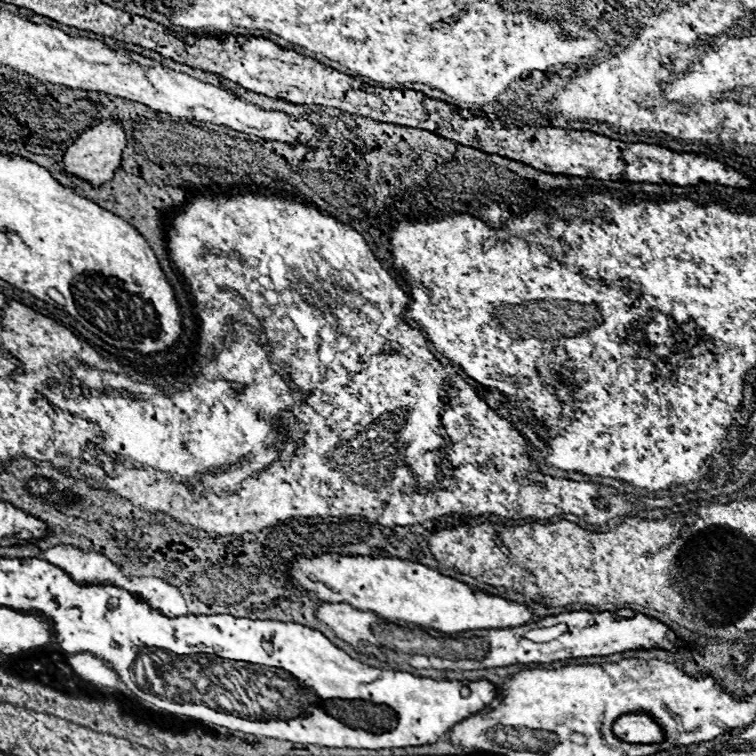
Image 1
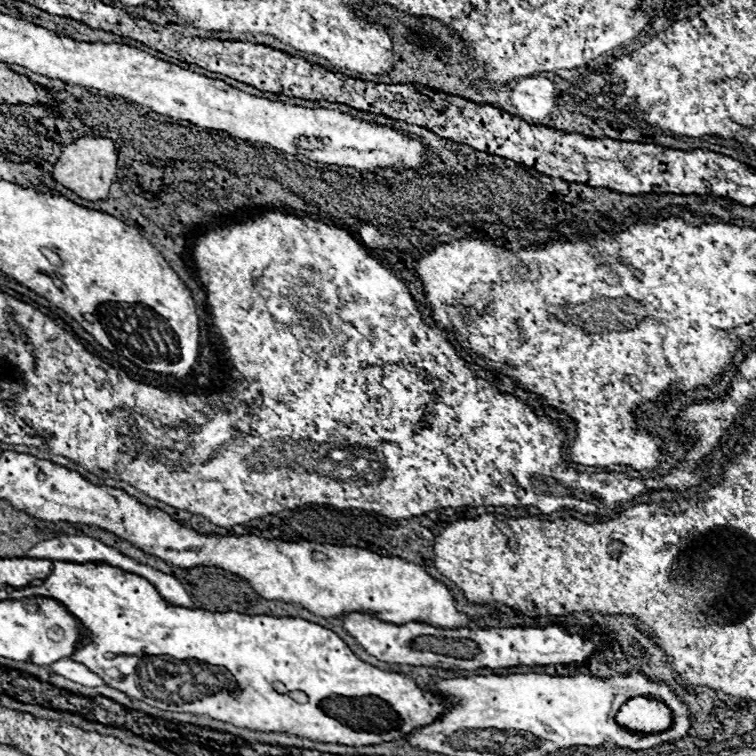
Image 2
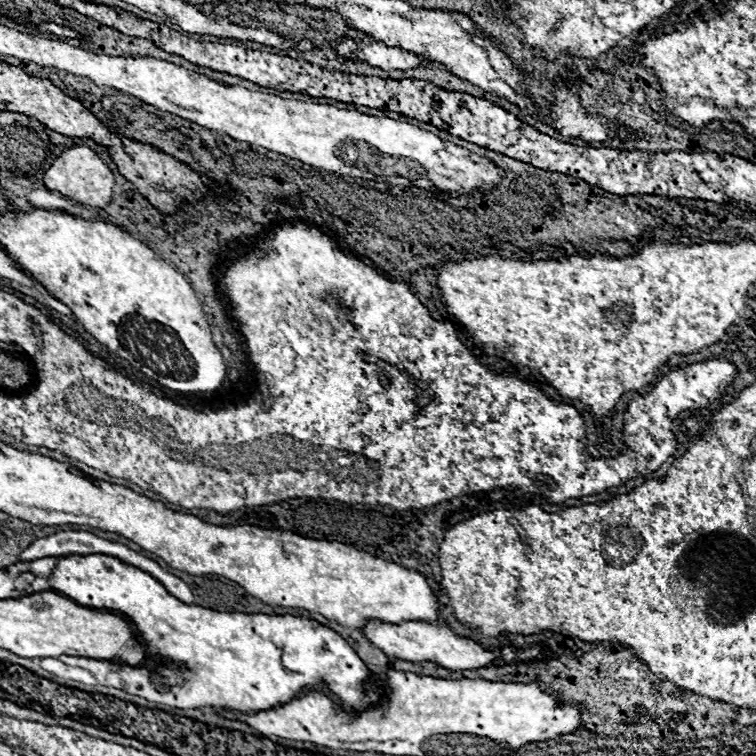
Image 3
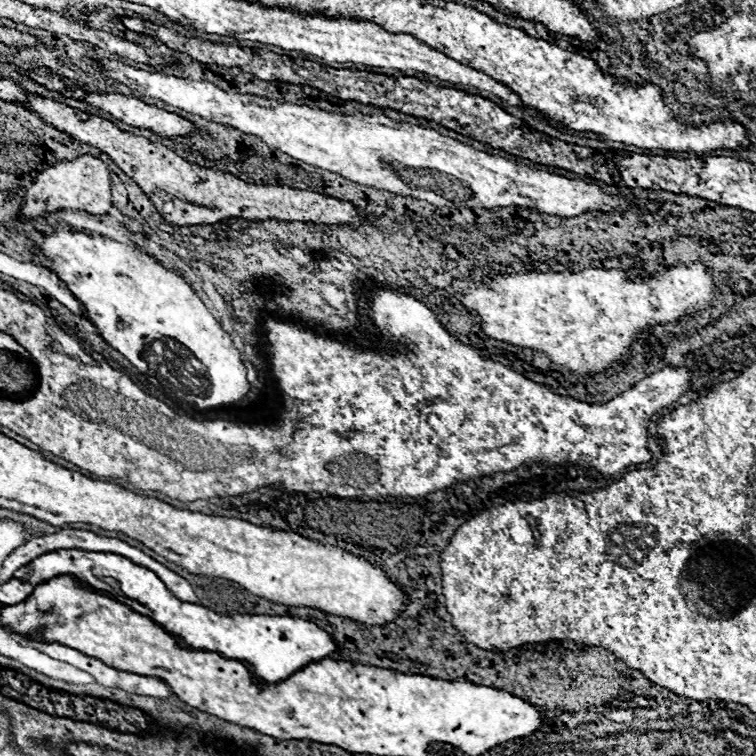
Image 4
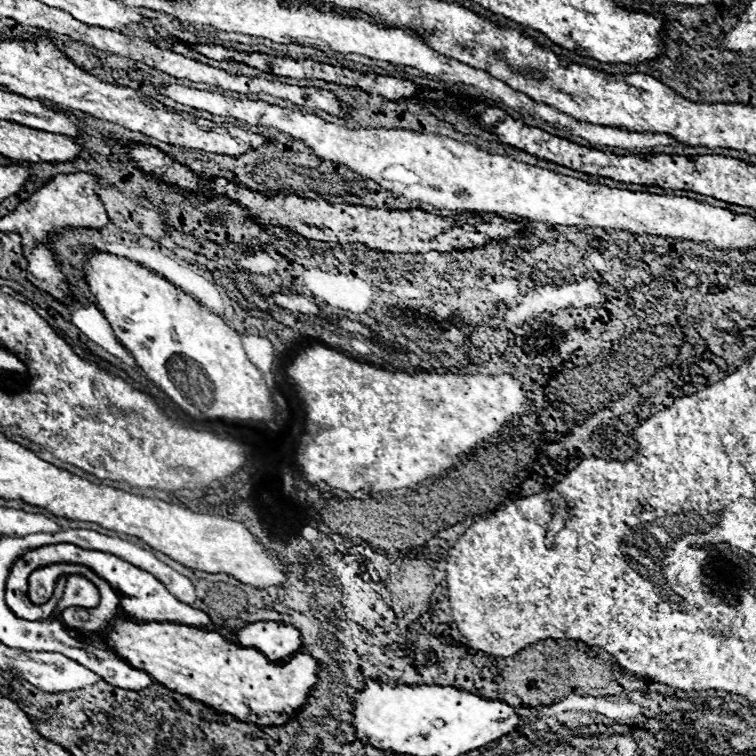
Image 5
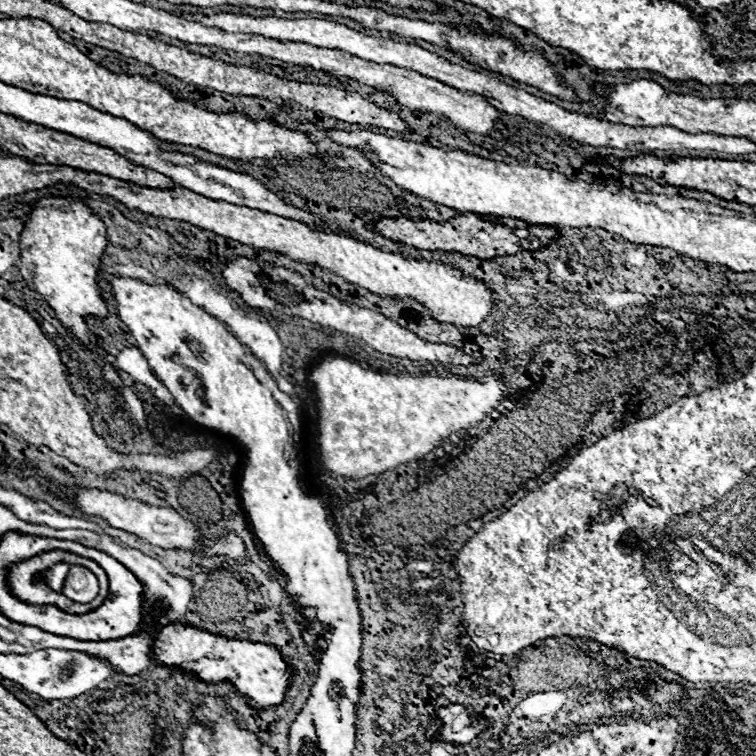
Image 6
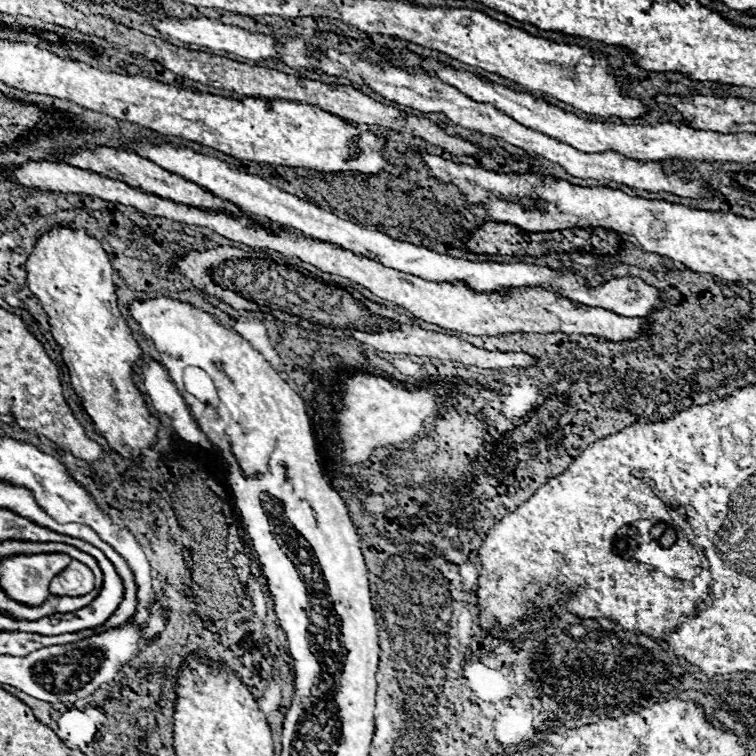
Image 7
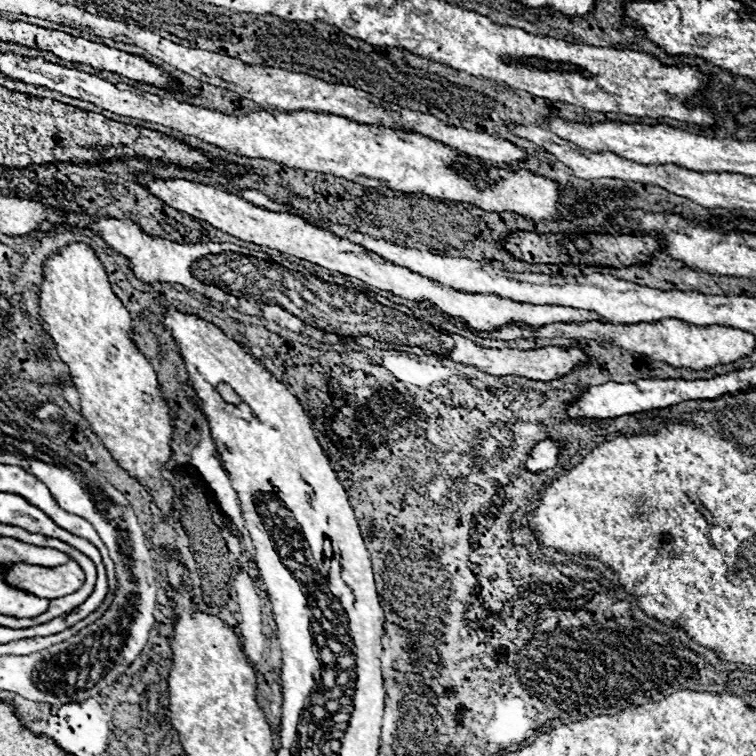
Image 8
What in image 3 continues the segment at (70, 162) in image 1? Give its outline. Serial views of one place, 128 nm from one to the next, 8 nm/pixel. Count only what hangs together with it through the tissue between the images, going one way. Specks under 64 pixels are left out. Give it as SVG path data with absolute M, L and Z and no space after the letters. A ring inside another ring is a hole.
M72 146L66 152L62 152L52 166L44 174L44 186L50 190L58 190L60 194L78 200L88 206L106 208L112 200L112 188L114 188L114 176L112 170L104 164L104 160L88 146Z

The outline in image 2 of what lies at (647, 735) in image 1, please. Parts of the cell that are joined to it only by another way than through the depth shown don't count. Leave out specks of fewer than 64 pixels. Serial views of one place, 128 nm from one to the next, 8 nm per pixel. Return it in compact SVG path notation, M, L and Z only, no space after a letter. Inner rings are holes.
M636 698L628 700L620 708L620 712L616 714L616 722L636 734L658 734L668 730L674 720L664 704L656 700Z

